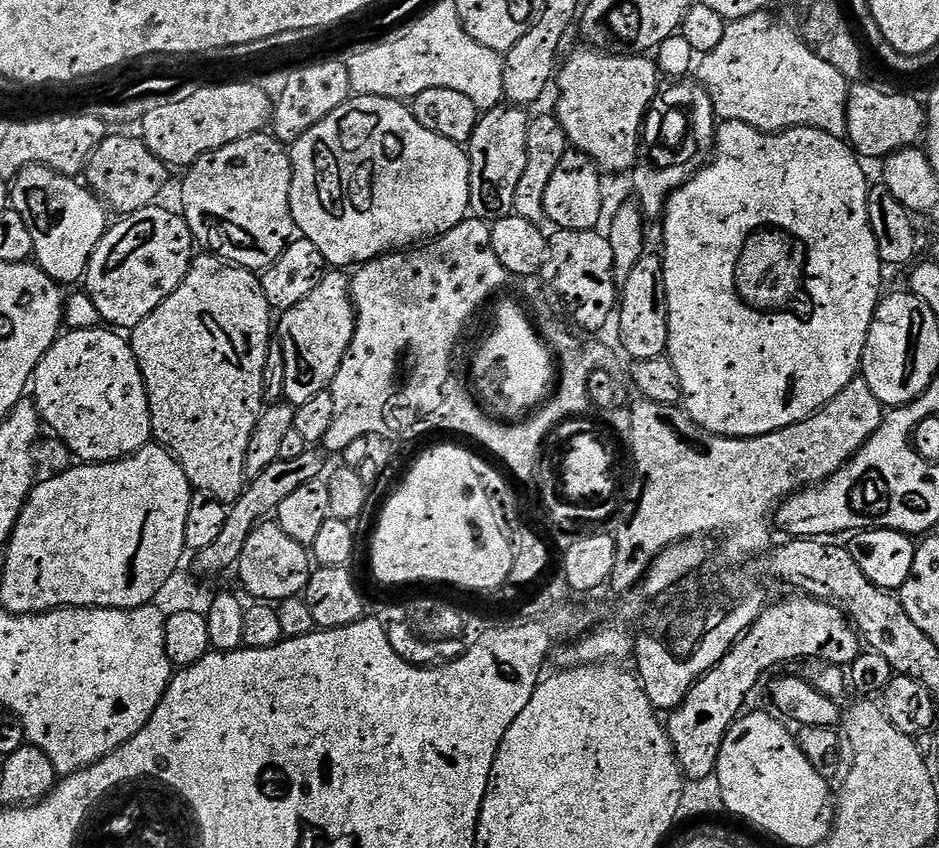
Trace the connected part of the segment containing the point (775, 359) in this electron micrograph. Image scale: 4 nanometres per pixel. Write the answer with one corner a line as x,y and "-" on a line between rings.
737,120
721,123
716,130
715,155
708,164
692,180
684,182
683,186
676,189
664,205
664,281
666,282
666,294
668,295
668,351
666,353
671,360
674,370
678,370
680,379
680,391
686,401
686,411
692,417
693,422
703,427
706,431
720,436
761,436
770,434
774,430
782,430
791,424
802,422
813,412
817,412
823,404
833,400
851,380
857,379
864,363
864,347
868,331
872,325
872,319
876,313
876,306
882,299
880,292
880,268
882,261
878,254
878,242
874,238
874,230
870,226
870,214
868,213
868,189
870,179
864,173
864,165
856,150
847,139
835,136
829,132
823,132
817,128
786,128
783,132
760,132
757,128
746,126

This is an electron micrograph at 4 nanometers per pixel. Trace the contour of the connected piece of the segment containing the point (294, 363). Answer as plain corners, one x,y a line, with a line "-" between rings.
340,270
325,272
322,282
298,306
286,310
278,320
278,337
285,352
286,376
283,399
293,406
310,402
314,394
322,394
331,389
334,378
342,366
342,358
348,352
350,342
356,333
356,305
352,302
352,285
349,277

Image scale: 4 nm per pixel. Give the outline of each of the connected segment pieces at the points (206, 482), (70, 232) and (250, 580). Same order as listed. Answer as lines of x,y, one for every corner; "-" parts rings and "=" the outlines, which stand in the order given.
213,254
213,256
197,255
192,261
192,269
188,271
186,278
178,286
178,290
174,290
174,294
170,294
170,298
166,298
166,302
162,302
162,306
158,306
158,310
154,310
149,316
142,318
142,322
138,322
138,326
131,329
132,353
136,355
136,361
144,375
155,443
171,451
176,461
182,466
182,470
186,470
186,478
197,492
204,492
208,496
225,502
235,502
244,493
246,487
244,475
246,450
250,446
250,438
254,434
260,416
266,407
263,398
263,370
266,368
268,344
271,343
273,337
274,312
266,302
266,294
260,285
259,275
253,269
241,268
240,265
229,262
219,254
=
30,164
15,176
10,184
10,204
30,226
35,263
57,284
79,285
98,242
109,230
108,205
79,179
63,176
44,164
=
275,522
257,524
256,529
250,534
250,538
246,538
246,546
242,550
238,565
240,580
244,583
245,590
252,595
251,599
256,602
279,602
304,594
313,571
314,560
309,549
303,544
294,542
294,538
290,538
290,534
286,534
286,530
282,530
280,525

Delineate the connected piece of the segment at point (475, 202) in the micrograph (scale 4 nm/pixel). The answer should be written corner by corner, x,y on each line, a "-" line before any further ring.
508,106
506,110
495,107
479,117
472,139
466,145
470,162
470,202
471,215
477,220
495,222
513,215
514,194
522,170
526,170
526,134
528,133
529,113
521,107

